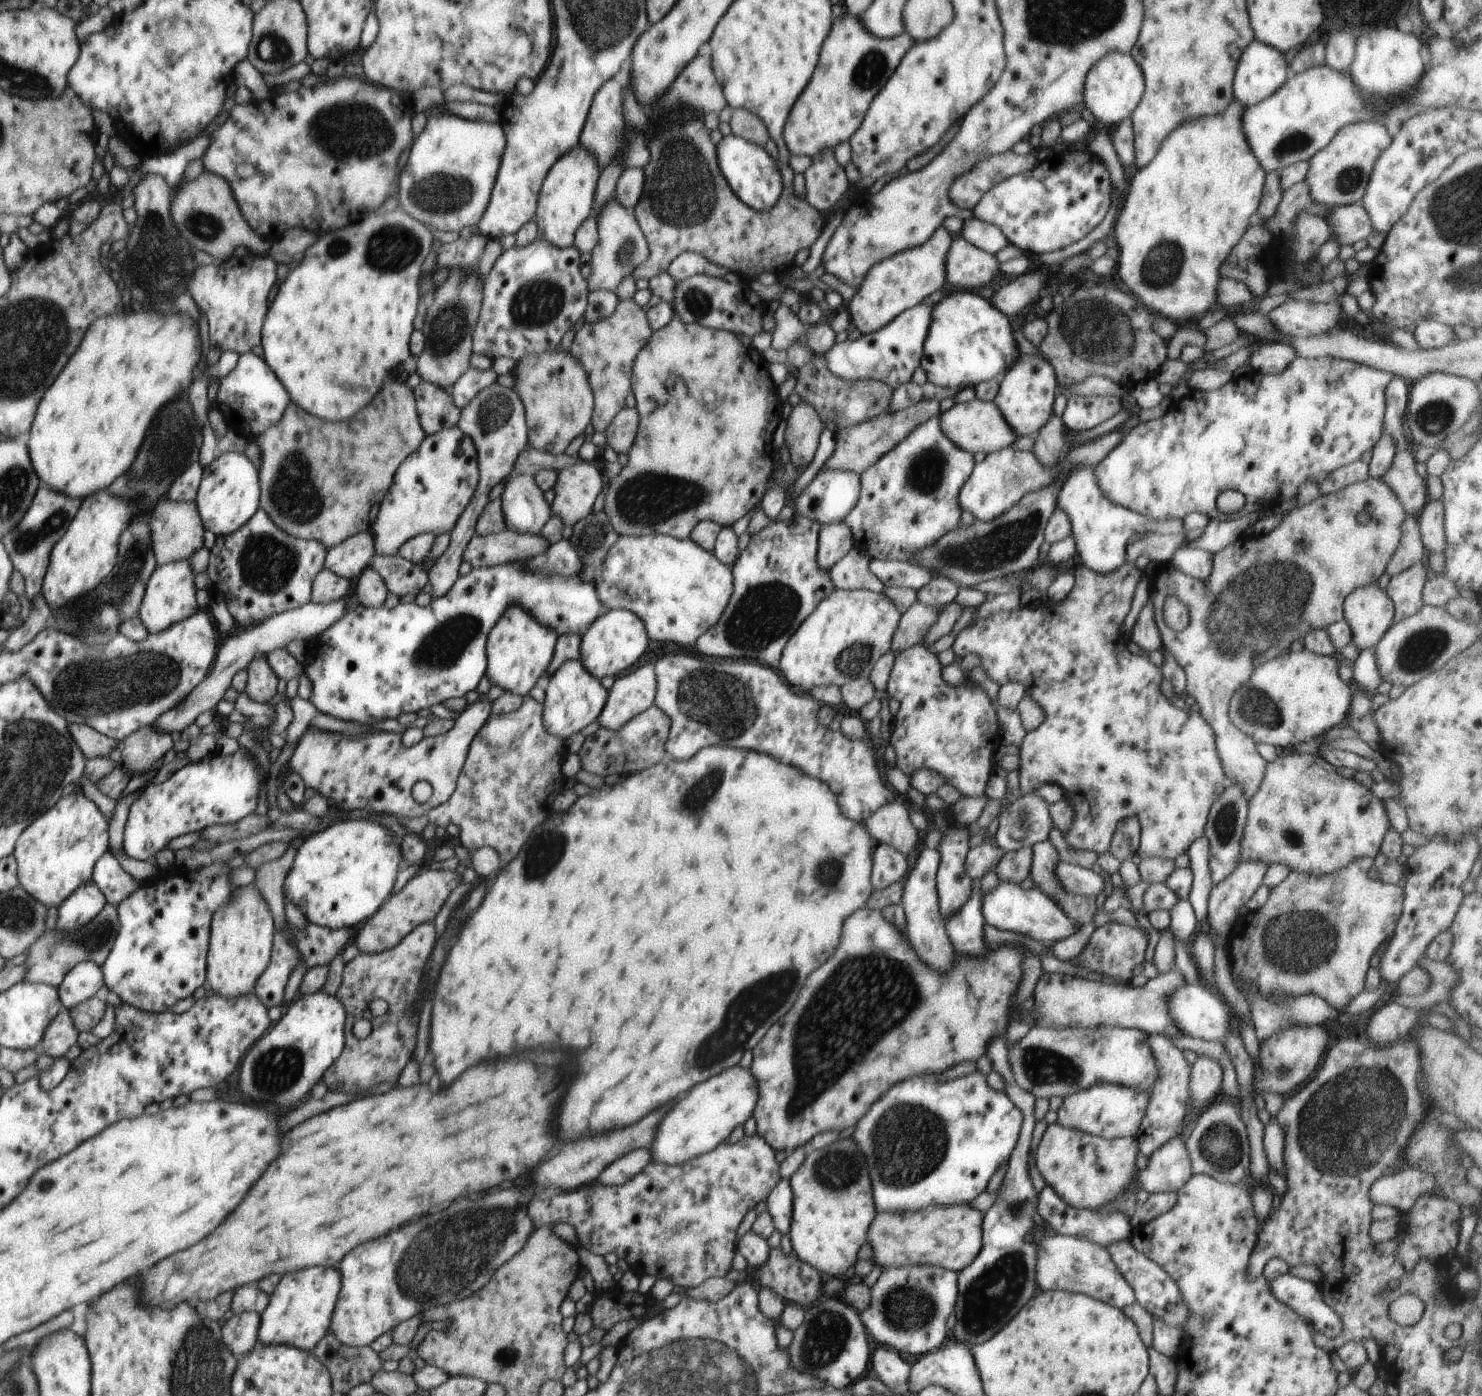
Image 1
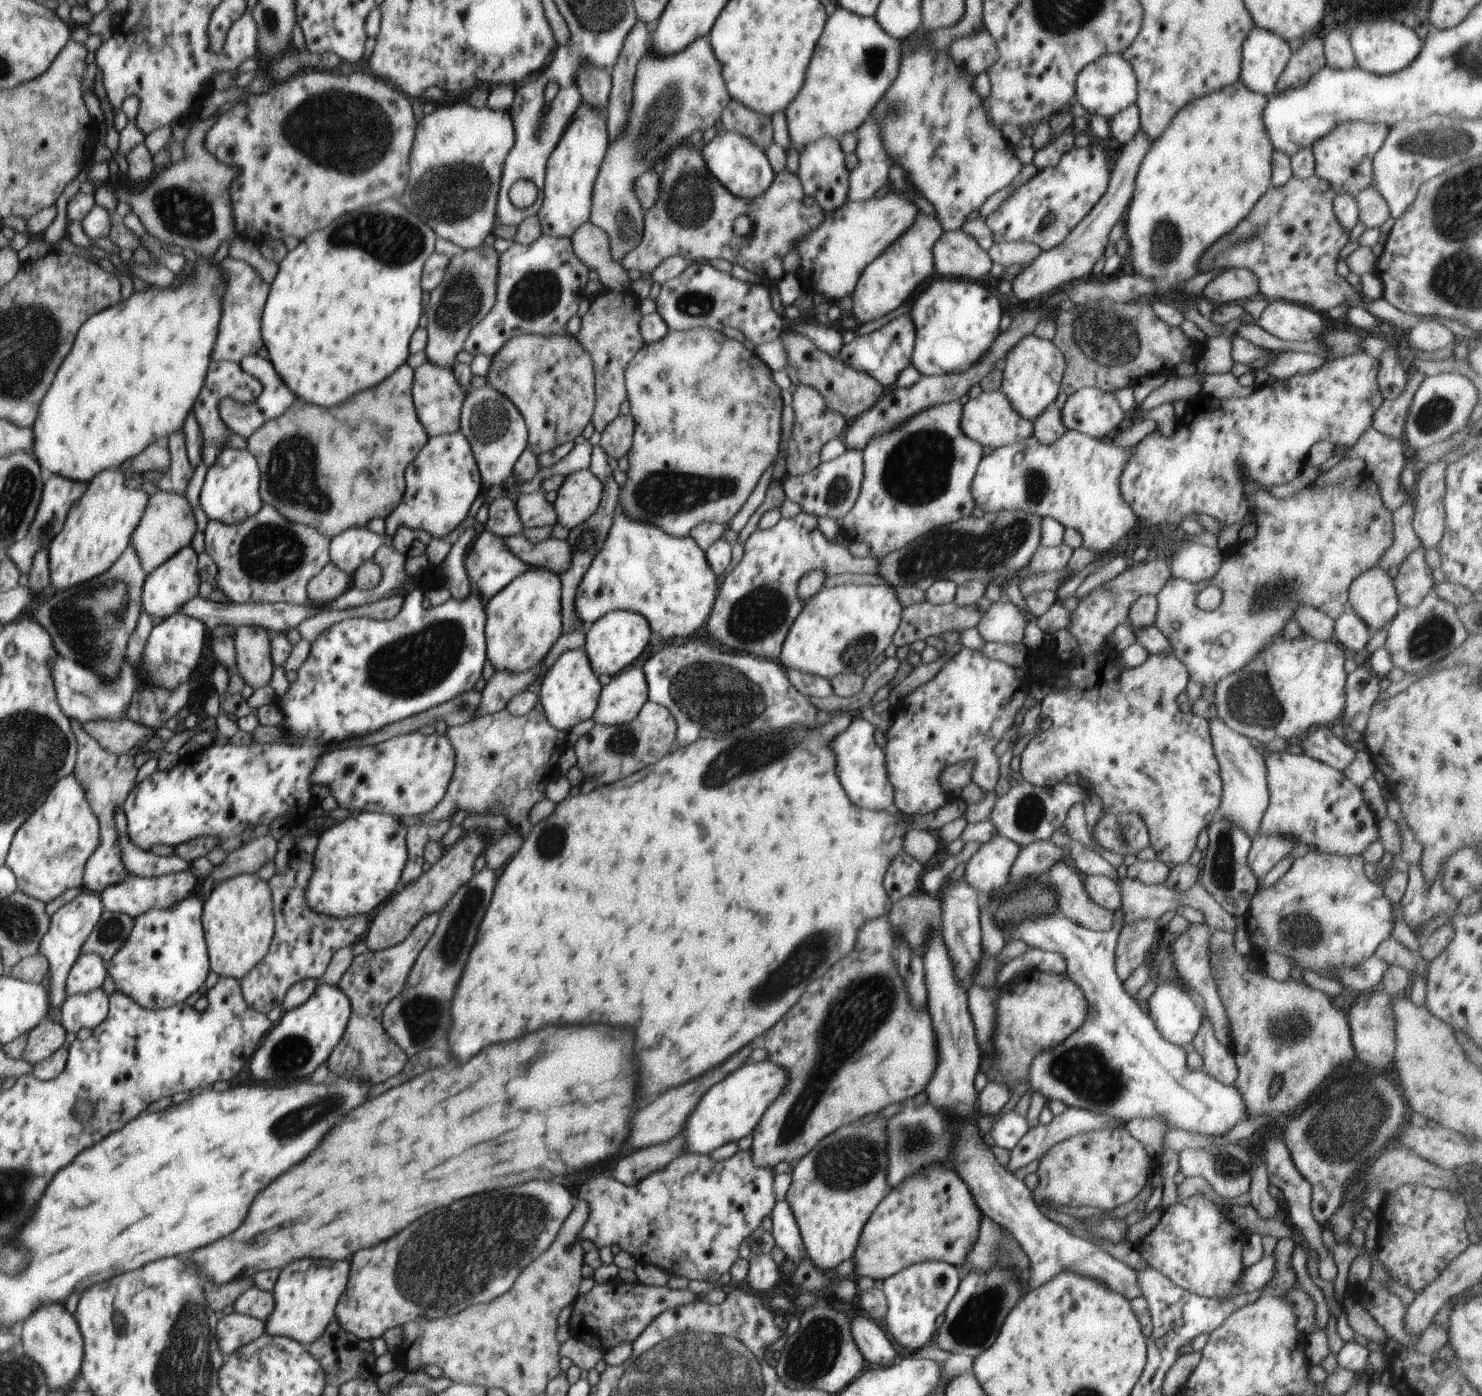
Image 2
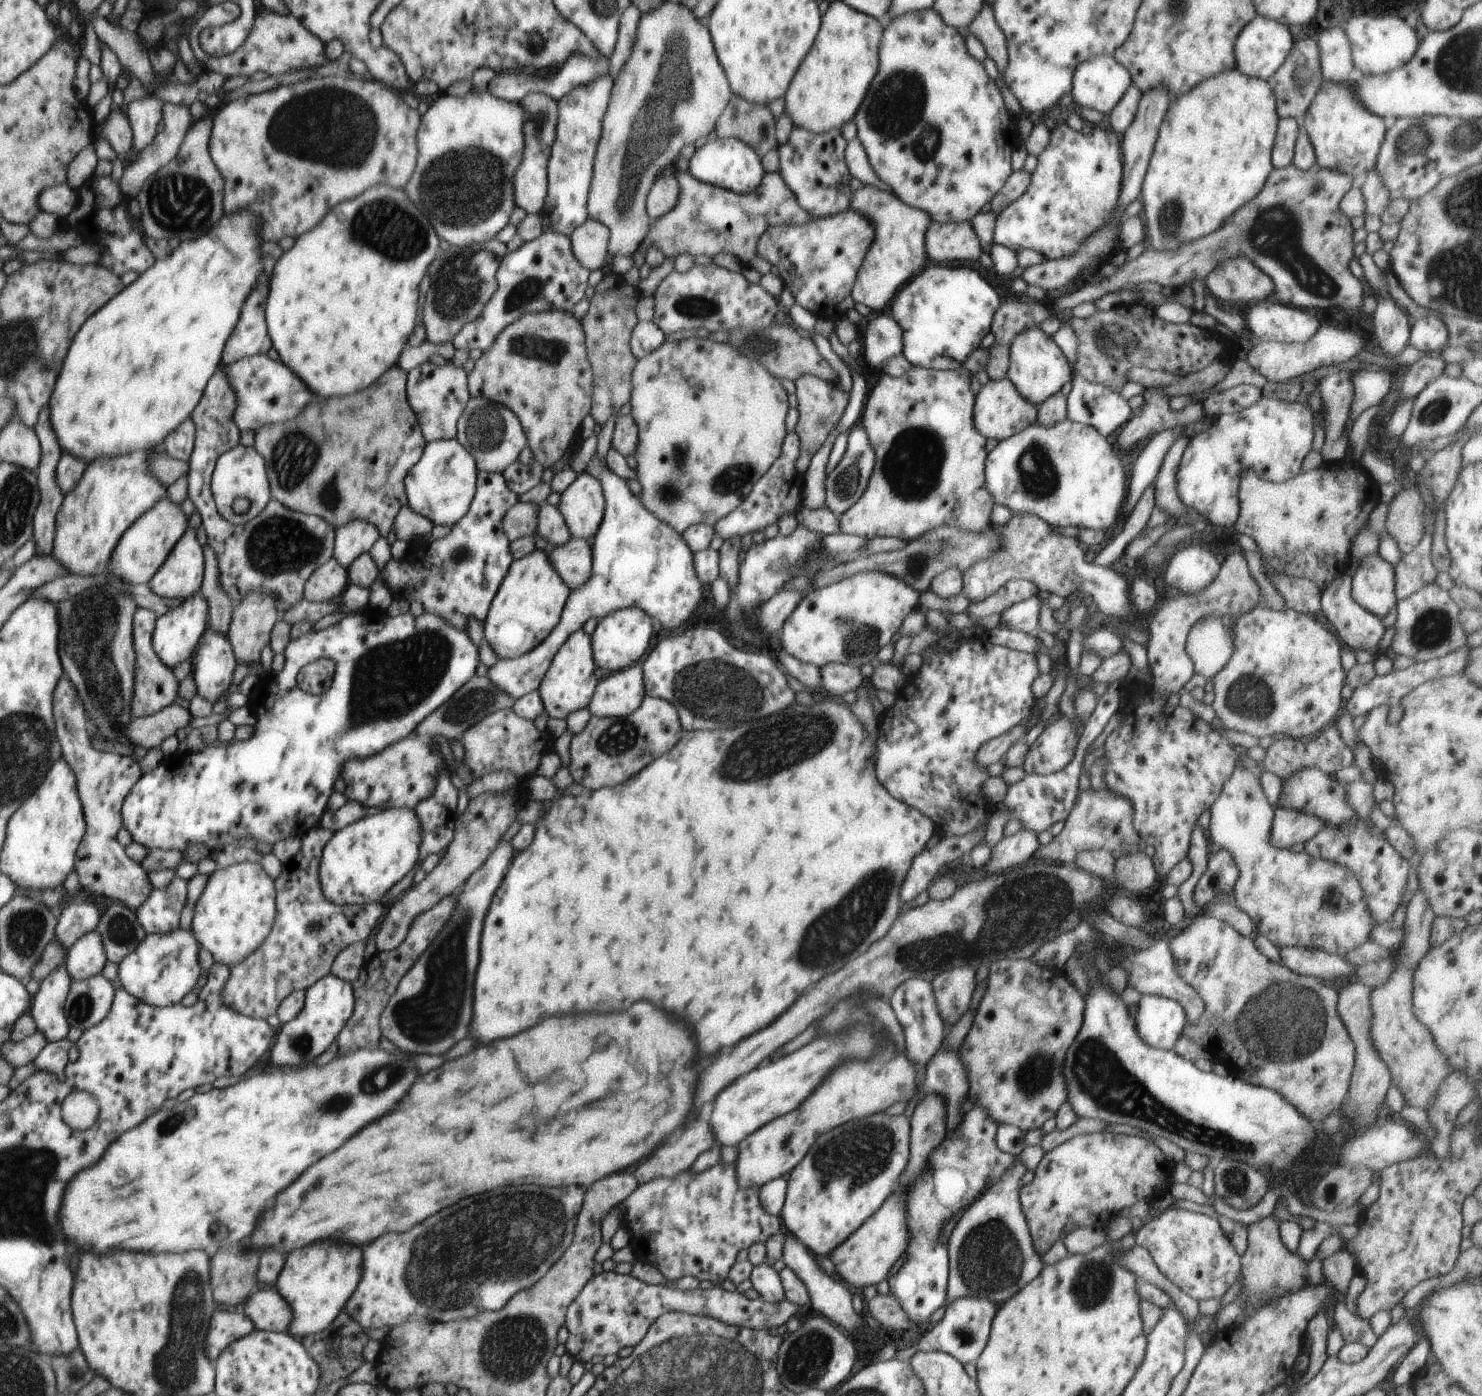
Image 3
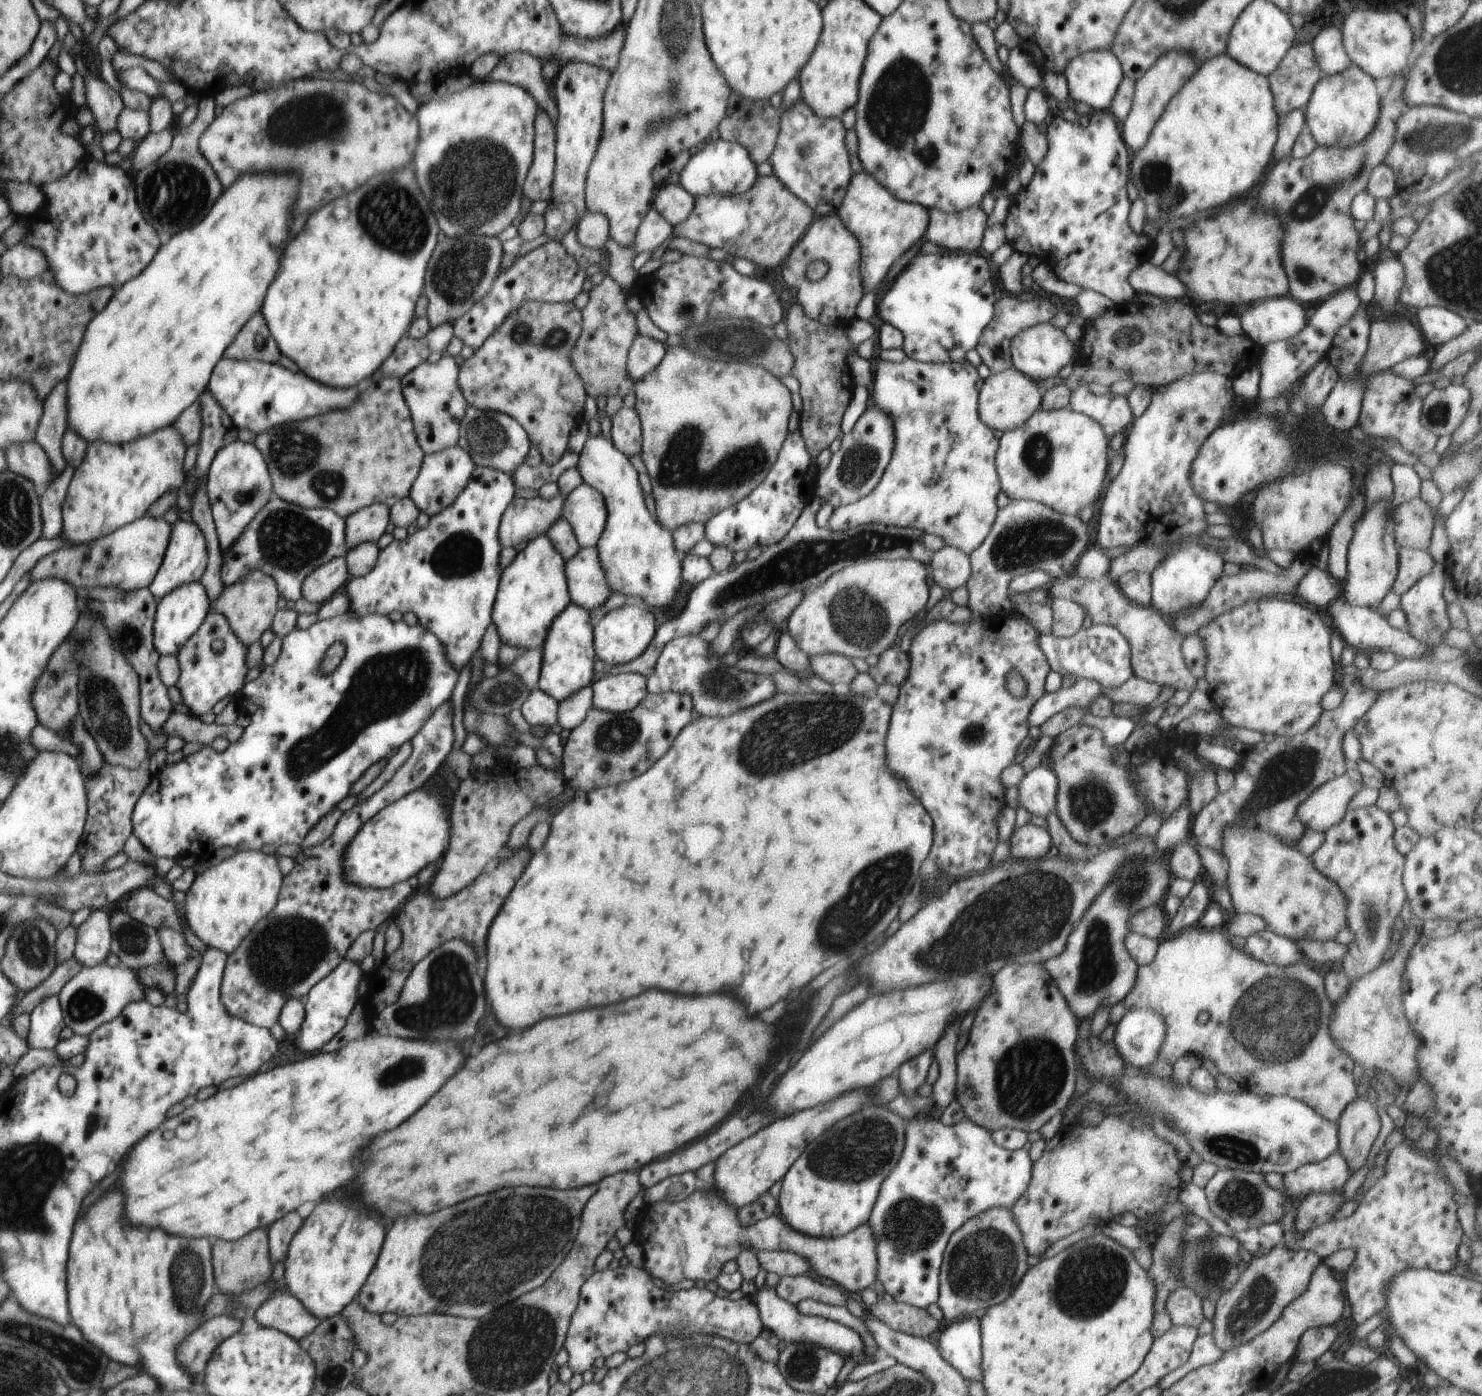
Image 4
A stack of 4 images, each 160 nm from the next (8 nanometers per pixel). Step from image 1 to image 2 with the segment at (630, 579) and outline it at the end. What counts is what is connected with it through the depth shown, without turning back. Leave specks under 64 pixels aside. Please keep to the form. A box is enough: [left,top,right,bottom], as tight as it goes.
[573,509,719,638]

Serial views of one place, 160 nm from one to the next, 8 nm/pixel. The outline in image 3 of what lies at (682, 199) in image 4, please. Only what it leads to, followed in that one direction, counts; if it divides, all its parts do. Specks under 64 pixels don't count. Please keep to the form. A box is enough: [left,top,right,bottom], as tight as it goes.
[646,174,681,223]

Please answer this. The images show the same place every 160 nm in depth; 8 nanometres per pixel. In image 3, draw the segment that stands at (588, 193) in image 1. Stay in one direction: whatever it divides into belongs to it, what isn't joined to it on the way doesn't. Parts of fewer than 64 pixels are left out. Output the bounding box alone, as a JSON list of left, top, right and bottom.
[540,72,613,237]

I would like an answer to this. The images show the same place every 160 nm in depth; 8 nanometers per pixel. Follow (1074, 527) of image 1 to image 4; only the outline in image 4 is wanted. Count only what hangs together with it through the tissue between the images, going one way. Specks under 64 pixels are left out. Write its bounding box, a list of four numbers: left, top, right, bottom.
[995,406,1110,515]

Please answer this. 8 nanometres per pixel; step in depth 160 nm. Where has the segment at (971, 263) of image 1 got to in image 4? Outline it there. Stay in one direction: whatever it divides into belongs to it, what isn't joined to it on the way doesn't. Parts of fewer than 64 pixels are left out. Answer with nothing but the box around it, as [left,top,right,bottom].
[924,206,987,252]

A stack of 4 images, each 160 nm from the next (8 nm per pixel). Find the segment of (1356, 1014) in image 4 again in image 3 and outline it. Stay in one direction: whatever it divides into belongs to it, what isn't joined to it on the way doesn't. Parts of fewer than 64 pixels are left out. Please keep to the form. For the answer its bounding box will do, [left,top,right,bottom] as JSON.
[1369,889,1451,1110]

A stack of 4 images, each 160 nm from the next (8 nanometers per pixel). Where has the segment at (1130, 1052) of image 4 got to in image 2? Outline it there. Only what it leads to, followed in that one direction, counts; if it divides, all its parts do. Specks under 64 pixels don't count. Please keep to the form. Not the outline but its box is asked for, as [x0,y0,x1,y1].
[1148,983,1203,1047]

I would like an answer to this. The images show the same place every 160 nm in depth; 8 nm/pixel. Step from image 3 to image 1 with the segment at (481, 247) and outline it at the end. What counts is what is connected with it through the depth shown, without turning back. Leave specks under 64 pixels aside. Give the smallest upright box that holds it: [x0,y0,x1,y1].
[417,267,485,390]

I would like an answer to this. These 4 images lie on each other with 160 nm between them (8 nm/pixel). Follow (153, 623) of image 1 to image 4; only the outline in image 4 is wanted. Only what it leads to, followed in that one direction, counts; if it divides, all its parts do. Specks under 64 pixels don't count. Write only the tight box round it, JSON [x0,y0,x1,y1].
[150,518,209,598]

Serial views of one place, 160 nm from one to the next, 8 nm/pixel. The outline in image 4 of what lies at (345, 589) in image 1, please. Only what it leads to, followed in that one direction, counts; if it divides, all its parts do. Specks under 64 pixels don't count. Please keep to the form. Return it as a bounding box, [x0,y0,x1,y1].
[301,557,350,604]

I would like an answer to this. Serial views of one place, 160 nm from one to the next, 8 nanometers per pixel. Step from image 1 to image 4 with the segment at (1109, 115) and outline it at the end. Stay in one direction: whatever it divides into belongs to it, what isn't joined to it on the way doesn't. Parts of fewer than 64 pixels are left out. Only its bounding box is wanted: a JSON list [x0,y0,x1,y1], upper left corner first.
[1063,50,1124,111]

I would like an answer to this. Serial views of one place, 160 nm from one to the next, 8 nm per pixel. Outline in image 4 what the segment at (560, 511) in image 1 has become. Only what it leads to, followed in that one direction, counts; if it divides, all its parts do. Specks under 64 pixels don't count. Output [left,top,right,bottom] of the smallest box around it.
[562,483,608,549]

